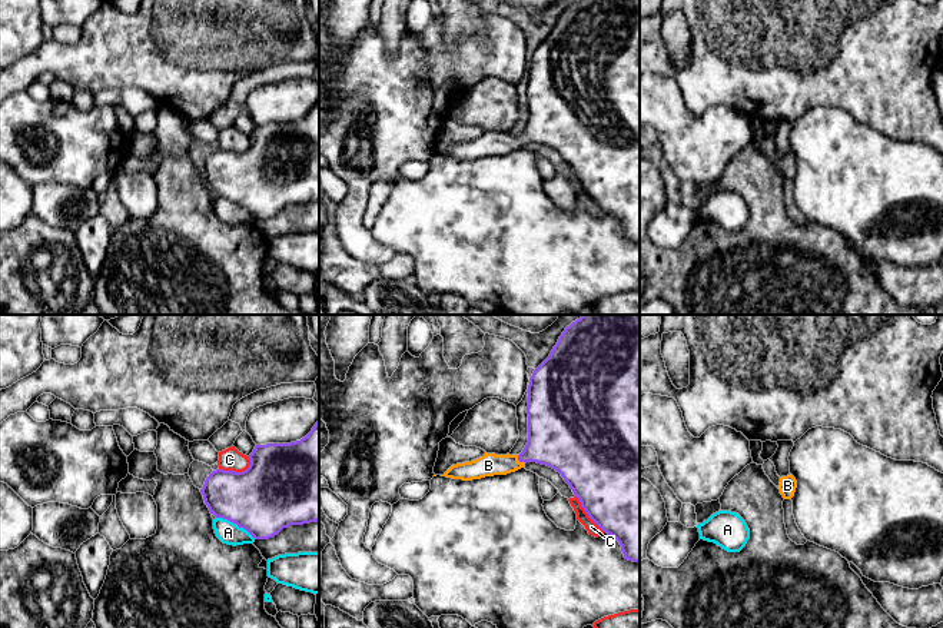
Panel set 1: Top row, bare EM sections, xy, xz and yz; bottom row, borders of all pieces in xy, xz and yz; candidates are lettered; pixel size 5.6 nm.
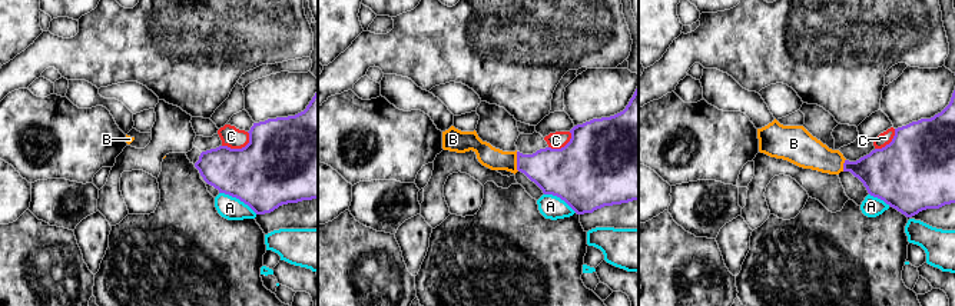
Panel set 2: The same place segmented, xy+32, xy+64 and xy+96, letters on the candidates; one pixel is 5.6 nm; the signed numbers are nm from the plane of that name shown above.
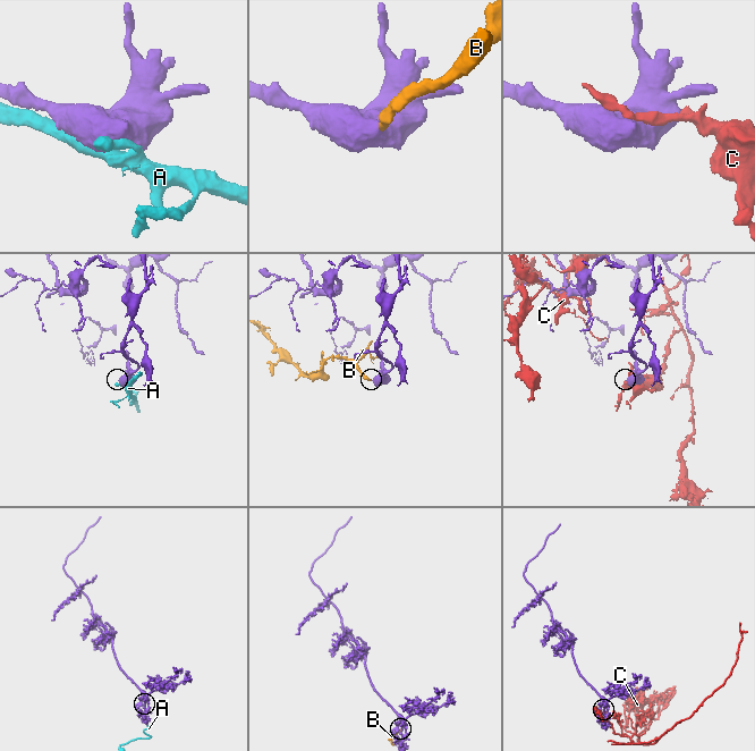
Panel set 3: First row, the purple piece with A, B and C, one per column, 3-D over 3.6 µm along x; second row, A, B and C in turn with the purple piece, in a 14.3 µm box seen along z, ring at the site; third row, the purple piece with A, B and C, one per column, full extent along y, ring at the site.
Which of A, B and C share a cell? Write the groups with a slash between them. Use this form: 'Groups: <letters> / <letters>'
Groups: A / B / C

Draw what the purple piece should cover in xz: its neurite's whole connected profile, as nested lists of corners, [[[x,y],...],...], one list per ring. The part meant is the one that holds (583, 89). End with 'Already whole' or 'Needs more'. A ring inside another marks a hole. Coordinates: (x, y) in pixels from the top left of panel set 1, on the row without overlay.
[[[575,0],[565,7],[549,36],[534,50],[528,64],[528,122],[519,134],[484,133],[481,137],[452,144],[444,154],[452,159],[472,160],[494,154],[507,154],[527,142],[547,144],[561,153],[588,196],[608,215],[614,216],[624,237],[640,242],[640,0]]]. Needs more

